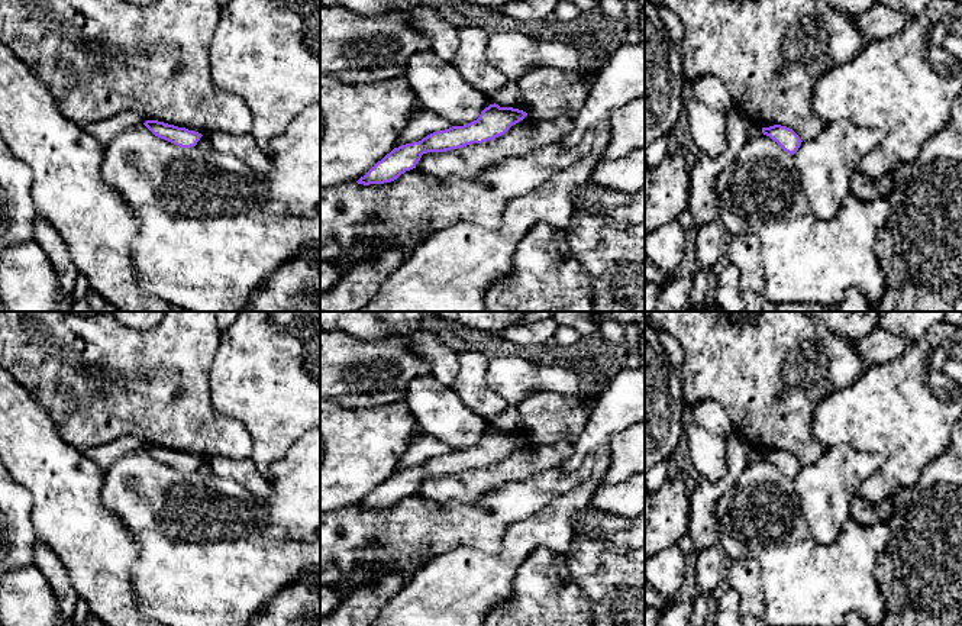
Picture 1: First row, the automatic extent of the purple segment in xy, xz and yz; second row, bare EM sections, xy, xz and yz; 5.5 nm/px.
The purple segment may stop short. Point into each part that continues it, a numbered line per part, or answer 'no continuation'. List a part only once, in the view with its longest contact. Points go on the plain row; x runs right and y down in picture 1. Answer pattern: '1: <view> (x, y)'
no continuation

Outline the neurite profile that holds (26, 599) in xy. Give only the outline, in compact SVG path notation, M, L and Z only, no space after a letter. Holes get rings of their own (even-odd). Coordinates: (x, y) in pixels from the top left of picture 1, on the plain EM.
M33 564L10 571L0 580L0 626L72 626L71 619L61 622L59 617L58 600Z

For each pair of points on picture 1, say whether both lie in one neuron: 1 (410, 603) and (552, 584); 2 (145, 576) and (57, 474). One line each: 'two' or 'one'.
1: two
2: two

